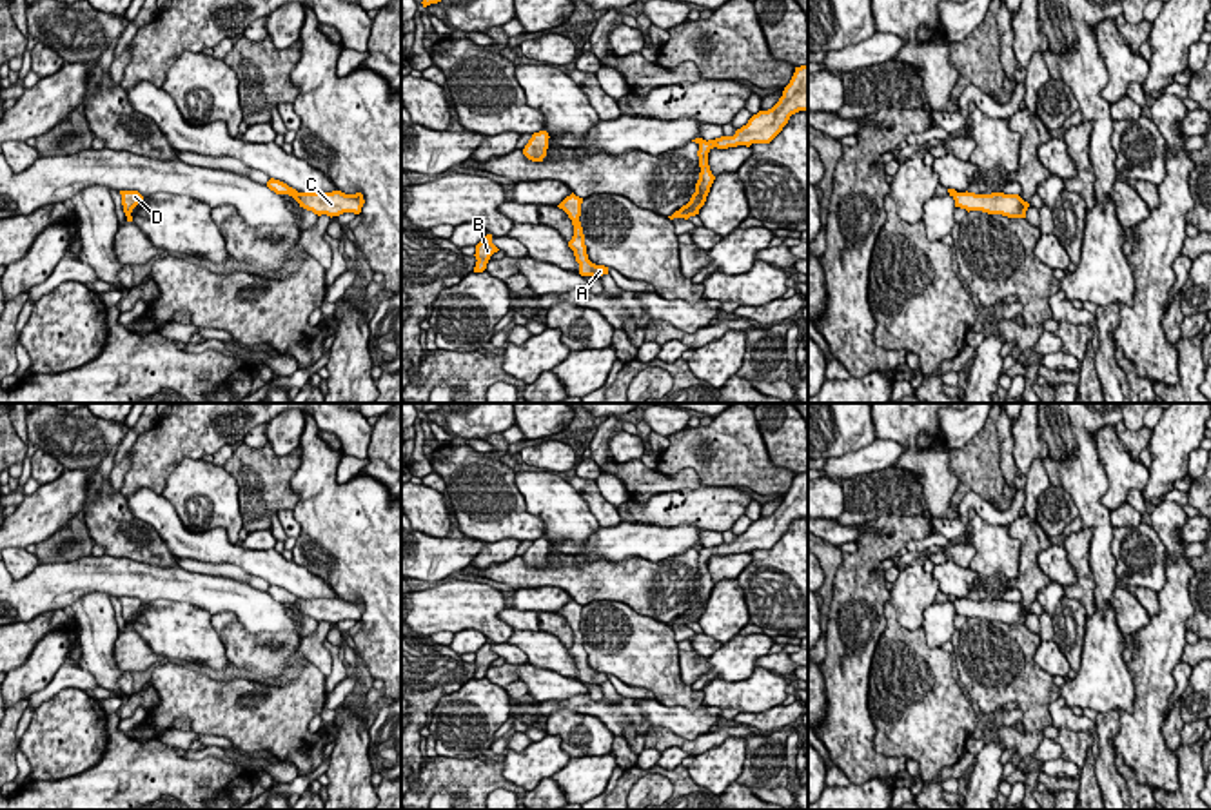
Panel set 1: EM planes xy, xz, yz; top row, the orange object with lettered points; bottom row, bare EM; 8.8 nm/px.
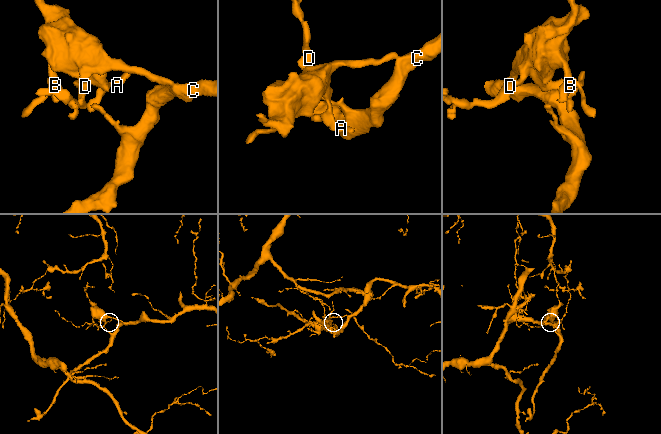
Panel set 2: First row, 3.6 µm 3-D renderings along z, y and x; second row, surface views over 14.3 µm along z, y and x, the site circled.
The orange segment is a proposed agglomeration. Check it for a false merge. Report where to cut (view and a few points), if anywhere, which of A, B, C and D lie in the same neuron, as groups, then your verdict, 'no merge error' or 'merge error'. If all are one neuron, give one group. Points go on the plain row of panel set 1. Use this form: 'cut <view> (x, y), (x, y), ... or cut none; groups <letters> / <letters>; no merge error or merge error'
cut xy (296, 598), (293, 603); groups A B D / C; merge error

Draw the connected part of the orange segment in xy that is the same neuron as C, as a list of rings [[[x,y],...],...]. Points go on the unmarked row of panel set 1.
[[[341,598],[296,599],[292,605],[300,610],[300,614],[312,617],[318,623],[327,621],[330,625],[343,619],[359,621],[365,610],[361,599],[345,601]]]

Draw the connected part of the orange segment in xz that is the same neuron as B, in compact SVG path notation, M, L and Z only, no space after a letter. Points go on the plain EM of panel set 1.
M487 641L478 652L476 652L476 674L474 679L483 679L487 676L487 670L494 659L499 656L492 650L492 641Z

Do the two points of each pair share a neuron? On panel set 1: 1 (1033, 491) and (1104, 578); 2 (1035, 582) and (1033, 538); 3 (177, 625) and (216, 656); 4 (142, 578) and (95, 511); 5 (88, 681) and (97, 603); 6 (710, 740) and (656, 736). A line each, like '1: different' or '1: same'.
1: different
2: same
3: same
4: different
5: different
6: same

